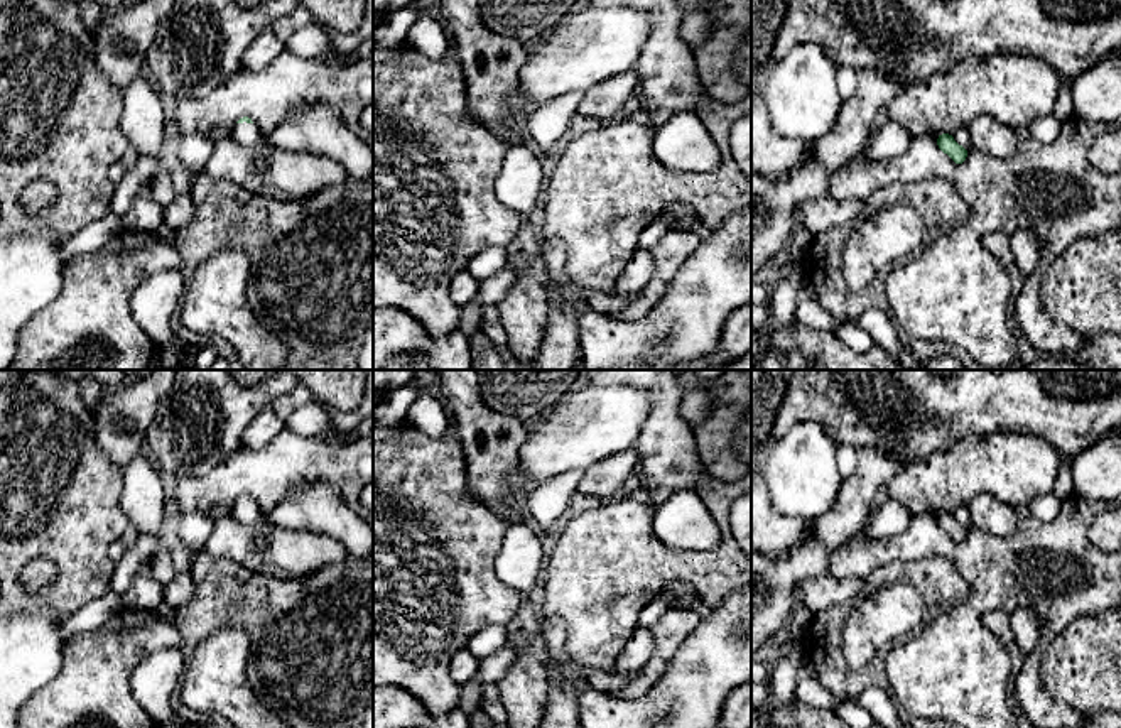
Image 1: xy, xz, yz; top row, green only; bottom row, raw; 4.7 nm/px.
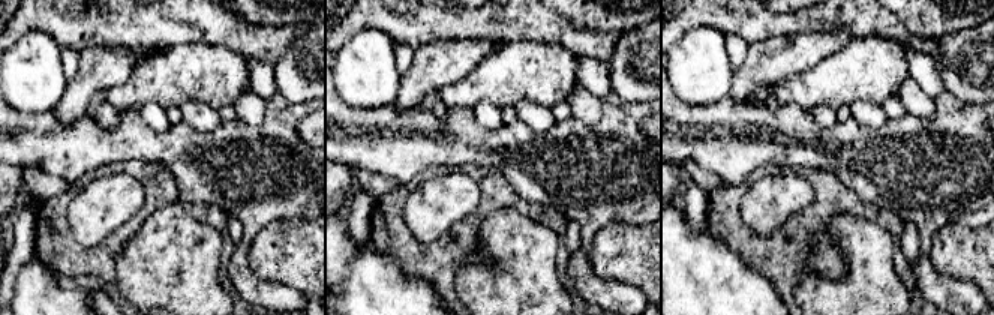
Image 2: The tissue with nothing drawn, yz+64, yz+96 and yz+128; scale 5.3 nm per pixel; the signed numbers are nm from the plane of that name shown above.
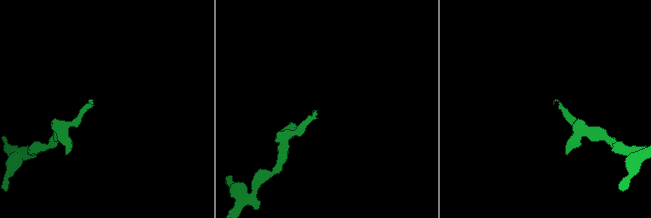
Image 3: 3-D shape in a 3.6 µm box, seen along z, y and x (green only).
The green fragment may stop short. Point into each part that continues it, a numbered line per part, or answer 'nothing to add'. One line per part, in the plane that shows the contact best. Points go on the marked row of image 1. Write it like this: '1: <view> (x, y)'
1: xy (318, 129)

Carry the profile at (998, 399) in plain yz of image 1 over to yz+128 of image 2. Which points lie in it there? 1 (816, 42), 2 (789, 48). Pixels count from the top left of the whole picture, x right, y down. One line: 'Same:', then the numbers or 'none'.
Same: none

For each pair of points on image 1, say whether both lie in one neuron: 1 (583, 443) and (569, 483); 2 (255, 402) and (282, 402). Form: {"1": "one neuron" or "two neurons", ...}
{"1": "two neurons", "2": "two neurons"}

